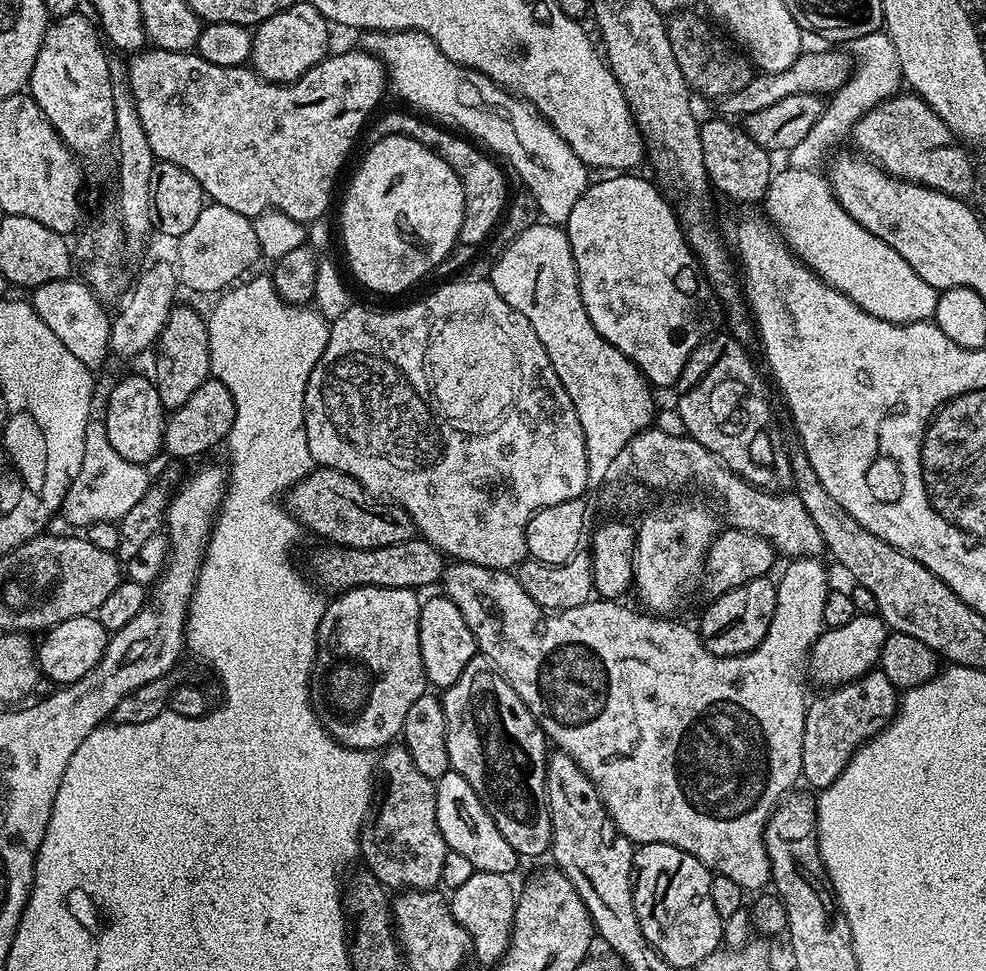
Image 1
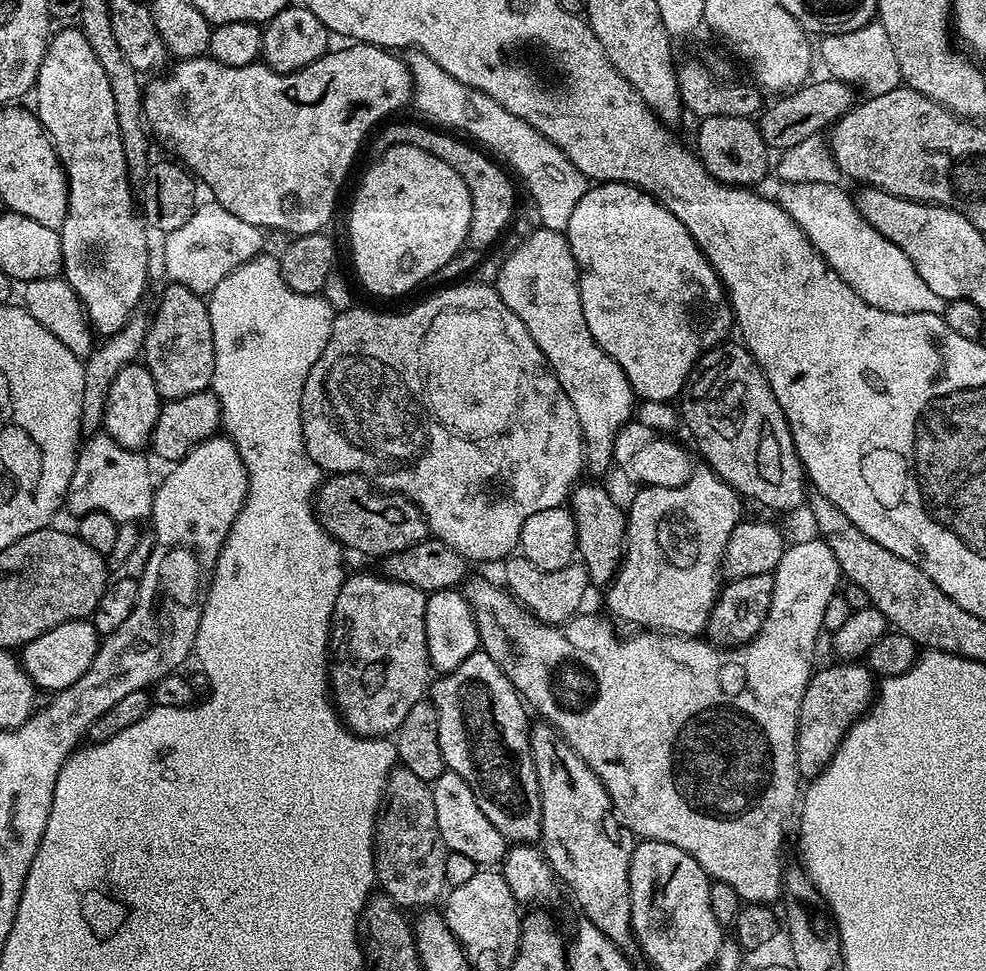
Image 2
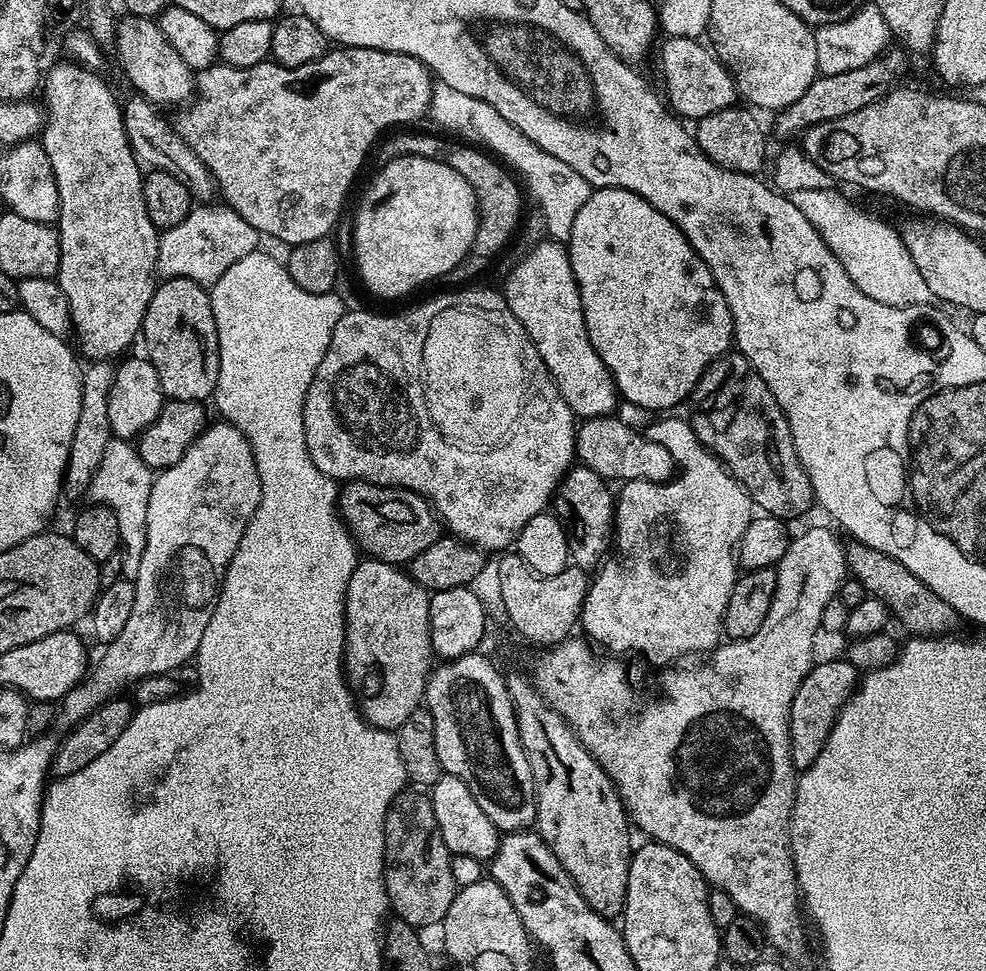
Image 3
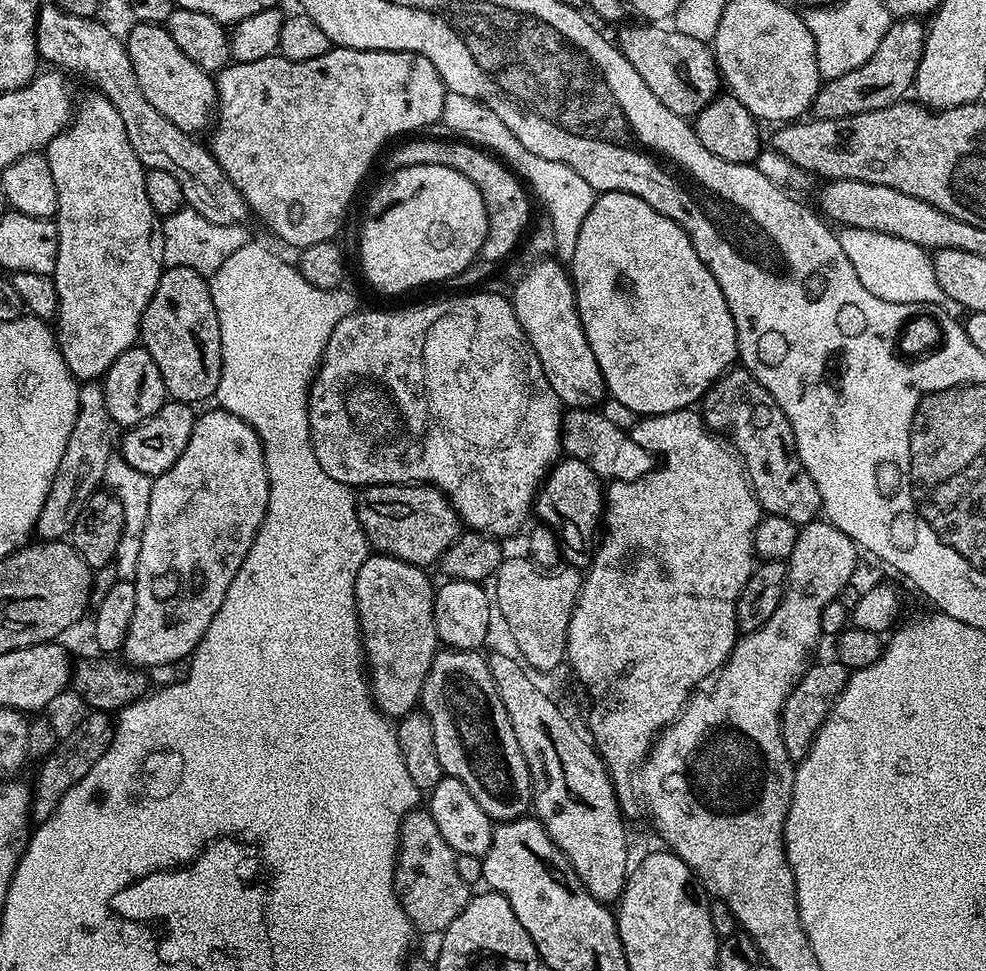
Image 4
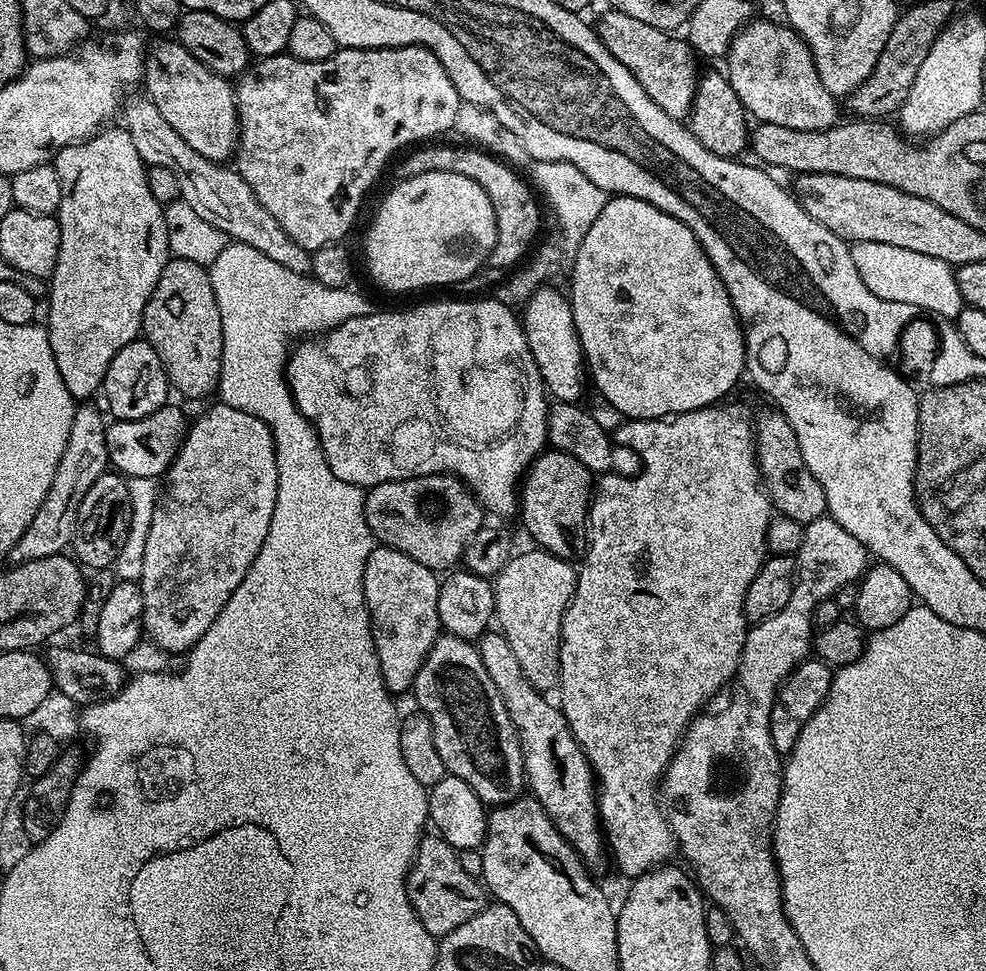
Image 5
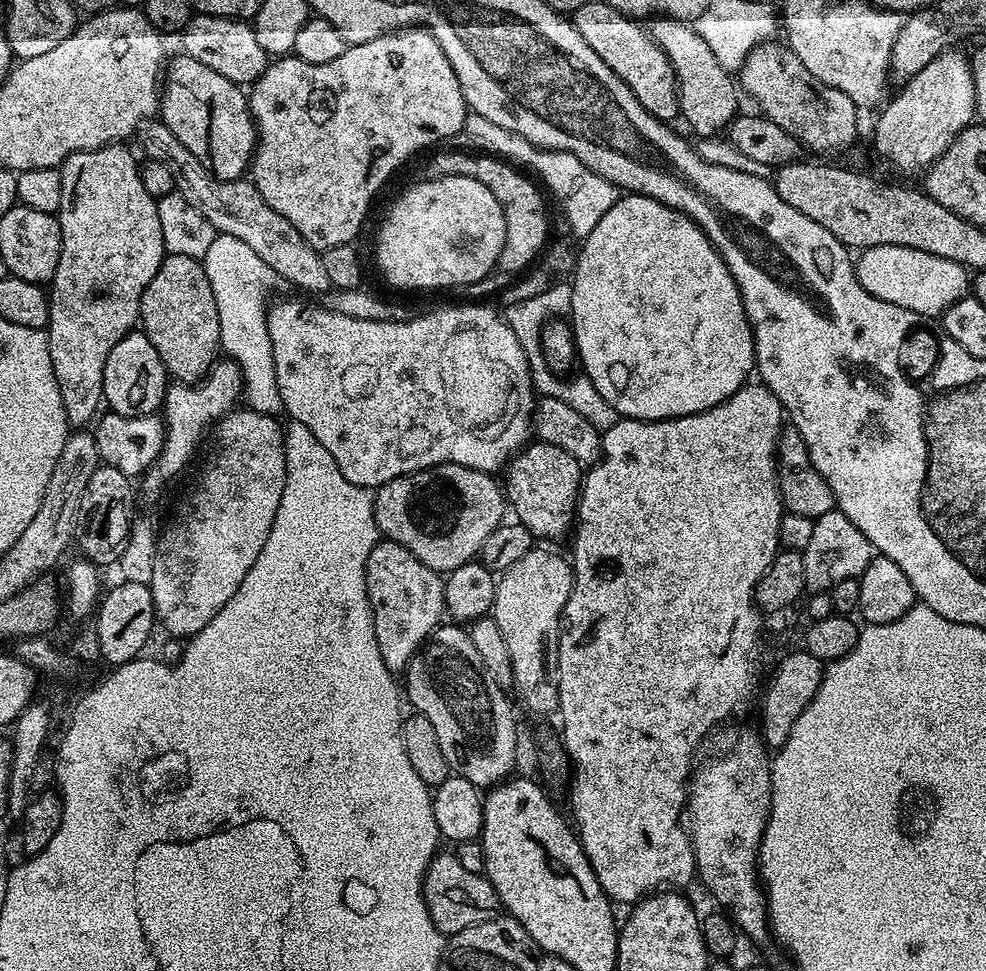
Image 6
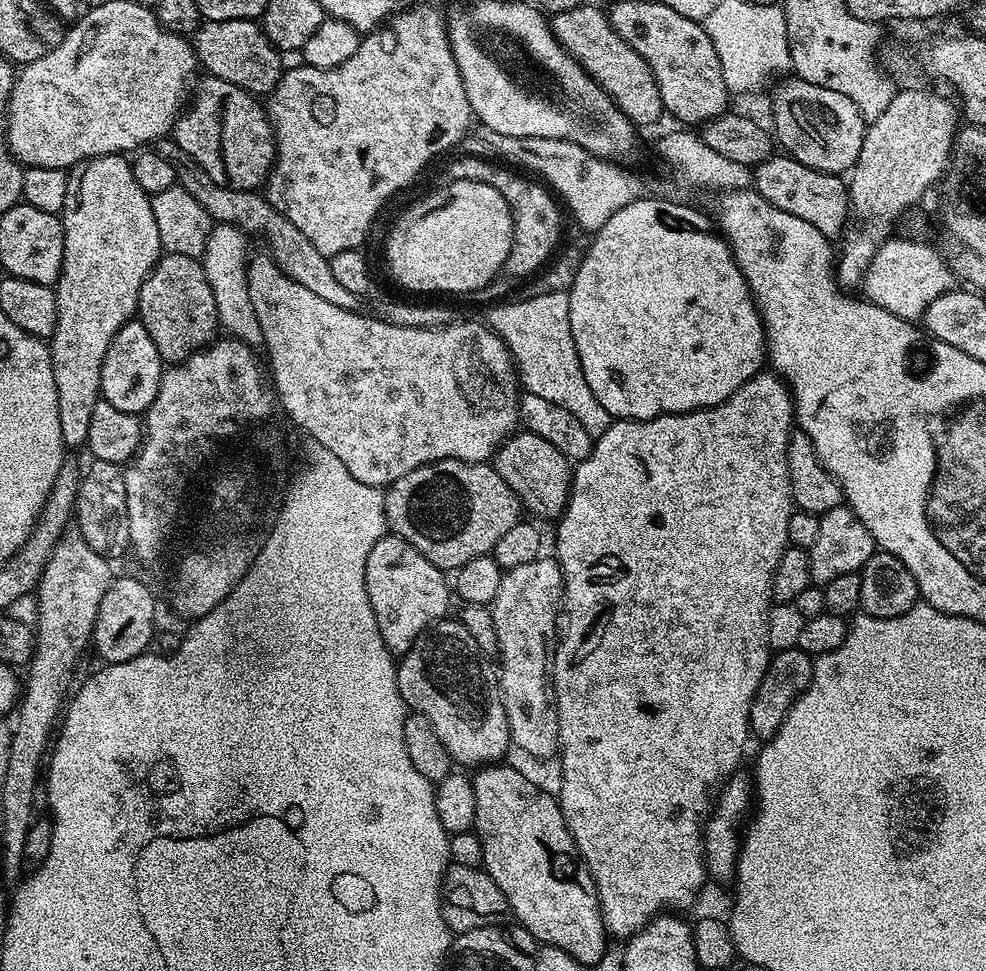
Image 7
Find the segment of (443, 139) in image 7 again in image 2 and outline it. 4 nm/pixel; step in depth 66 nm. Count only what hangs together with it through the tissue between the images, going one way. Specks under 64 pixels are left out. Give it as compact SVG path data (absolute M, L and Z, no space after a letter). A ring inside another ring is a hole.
M359 42L347 46L349 48L340 48L337 52L325 52L322 58L297 72L276 72L263 62L226 66L207 55L193 60L177 59L176 65L171 65L172 72L165 71L160 74L165 76L157 75L152 78L157 80L143 85L147 127L155 139L157 136L164 140L173 152L169 153L203 187L205 184L212 191L211 199L235 217L261 230L277 228L280 232L289 232L292 238L319 233L328 228L336 212L340 187L364 139L366 144L373 129L388 118L383 116L407 104L409 107L414 96L412 71L401 57L400 60L396 57L399 55L395 51Z

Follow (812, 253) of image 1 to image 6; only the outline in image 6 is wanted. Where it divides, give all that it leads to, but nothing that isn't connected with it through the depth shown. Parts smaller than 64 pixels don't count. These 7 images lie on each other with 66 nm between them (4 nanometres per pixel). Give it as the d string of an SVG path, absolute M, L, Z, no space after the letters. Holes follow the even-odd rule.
M874 246L865 248L855 257L856 276L860 279L860 285L864 287L874 298L882 298L882 302L894 302L894 306L906 306L906 310L914 310L923 316L933 318L939 317L950 305L959 300L963 300L970 292L970 272L963 268L958 262L950 262L950 258L938 258L938 254L926 254L926 250L914 250L910 246Z

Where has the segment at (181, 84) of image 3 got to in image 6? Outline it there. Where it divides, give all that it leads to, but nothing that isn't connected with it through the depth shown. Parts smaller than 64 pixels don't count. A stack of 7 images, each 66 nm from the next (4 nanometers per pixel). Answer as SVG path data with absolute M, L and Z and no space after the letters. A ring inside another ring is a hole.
M177 54L173 60L171 57L166 64L158 116L170 134L174 134L174 138L178 138L178 142L182 142L182 146L186 146L186 150L190 150L190 154L219 180L238 180L249 171L252 153L256 151L256 124L252 121L245 89L230 82L230 78L222 78L222 74L210 70L210 66L202 66L202 62L189 56Z

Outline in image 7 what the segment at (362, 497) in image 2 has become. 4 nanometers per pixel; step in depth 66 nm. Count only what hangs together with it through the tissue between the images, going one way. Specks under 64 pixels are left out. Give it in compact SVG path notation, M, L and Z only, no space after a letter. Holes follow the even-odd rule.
M475 460L426 462L387 485L384 505L391 535L410 542L442 570L455 570L470 558L489 555L498 538L522 520L516 492L502 482L491 463Z

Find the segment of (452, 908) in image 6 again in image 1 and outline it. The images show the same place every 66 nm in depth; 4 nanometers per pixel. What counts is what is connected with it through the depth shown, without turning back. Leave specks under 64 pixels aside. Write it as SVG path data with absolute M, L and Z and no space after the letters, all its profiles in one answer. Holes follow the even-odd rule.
M396 742L385 747L378 756L370 818L364 821L360 831L360 856L363 867L369 868L374 878L381 880L389 890L432 890L440 884L442 862L446 862L448 852L446 838L442 838L442 830L438 830L435 783L426 778L426 774L418 770L418 766L414 766L414 758L410 758L403 743Z

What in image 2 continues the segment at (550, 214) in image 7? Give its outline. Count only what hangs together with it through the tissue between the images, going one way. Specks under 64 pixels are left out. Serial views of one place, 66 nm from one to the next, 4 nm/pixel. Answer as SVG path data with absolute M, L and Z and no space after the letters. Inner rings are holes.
M404 120L401 124L385 123L375 133L376 141L374 141L375 136L371 141L373 153L379 154L385 152L387 148L409 144L418 146L418 150L426 150L430 154L434 154L434 158L442 158L442 162L446 162L446 166L450 166L450 170L455 170L458 178L462 178L462 182L466 182L466 190L470 190L472 217L470 218L467 247L478 250L482 254L487 253L487 248L503 232L509 231L514 219L518 199L516 200L516 192L512 189L513 177L487 151L481 150L475 143L469 142L459 135L437 130L431 123L420 123L424 124L415 124L412 120Z

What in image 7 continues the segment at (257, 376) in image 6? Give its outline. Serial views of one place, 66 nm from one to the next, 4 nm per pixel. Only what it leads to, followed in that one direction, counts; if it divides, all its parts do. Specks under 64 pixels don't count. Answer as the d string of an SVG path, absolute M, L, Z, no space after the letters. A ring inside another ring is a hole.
M217 223L209 234L202 255L206 282L210 282L210 290L214 290L214 302L220 319L219 327L224 328L229 337L241 340L243 344L253 346L261 343L258 318L254 314L254 306L250 306L250 290L248 289L248 262L250 251L244 245L245 233L233 224Z

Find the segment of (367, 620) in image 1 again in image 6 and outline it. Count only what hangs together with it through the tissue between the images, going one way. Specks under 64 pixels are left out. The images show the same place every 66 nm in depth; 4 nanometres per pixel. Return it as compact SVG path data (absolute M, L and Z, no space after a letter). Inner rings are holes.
M381 539L374 550L370 550L370 558L366 562L366 590L372 607L378 650L382 650L382 662L386 662L393 674L403 673L432 631L439 628L445 619L441 573L430 570L430 566L422 566L406 546Z

